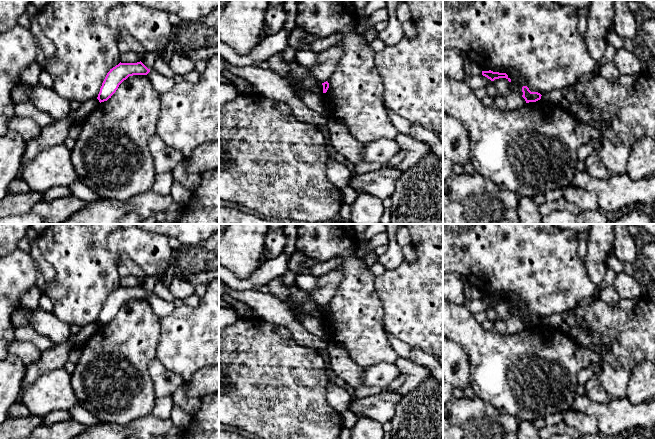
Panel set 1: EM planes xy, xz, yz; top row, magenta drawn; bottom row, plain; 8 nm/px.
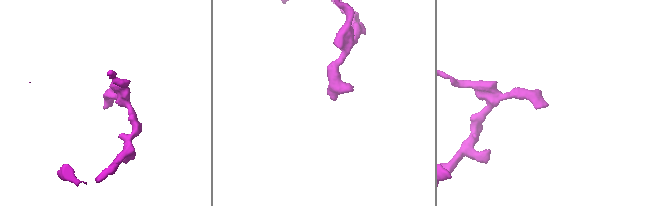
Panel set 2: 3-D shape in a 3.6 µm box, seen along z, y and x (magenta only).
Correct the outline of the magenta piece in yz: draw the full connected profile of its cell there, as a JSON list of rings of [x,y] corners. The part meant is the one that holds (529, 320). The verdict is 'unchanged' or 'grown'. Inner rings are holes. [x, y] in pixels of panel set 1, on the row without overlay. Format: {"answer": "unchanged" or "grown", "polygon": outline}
{"answer": "unchanged", "polygon": [[[527,310],[522,311],[523,319],[522,321],[525,323],[526,327],[536,326],[541,323],[541,318],[538,316],[531,316]]]}

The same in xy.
{"answer": "grown", "polygon": [[[141,285],[137,287],[119,287],[107,297],[97,323],[107,325],[116,316],[119,309],[129,300],[149,299],[150,306],[158,318],[169,315],[176,308],[173,302],[165,301],[153,293],[148,293]]]}

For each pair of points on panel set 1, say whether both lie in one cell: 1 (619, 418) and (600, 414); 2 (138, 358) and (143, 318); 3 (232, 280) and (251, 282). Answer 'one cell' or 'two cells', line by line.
1: one cell
2: one cell
3: one cell

